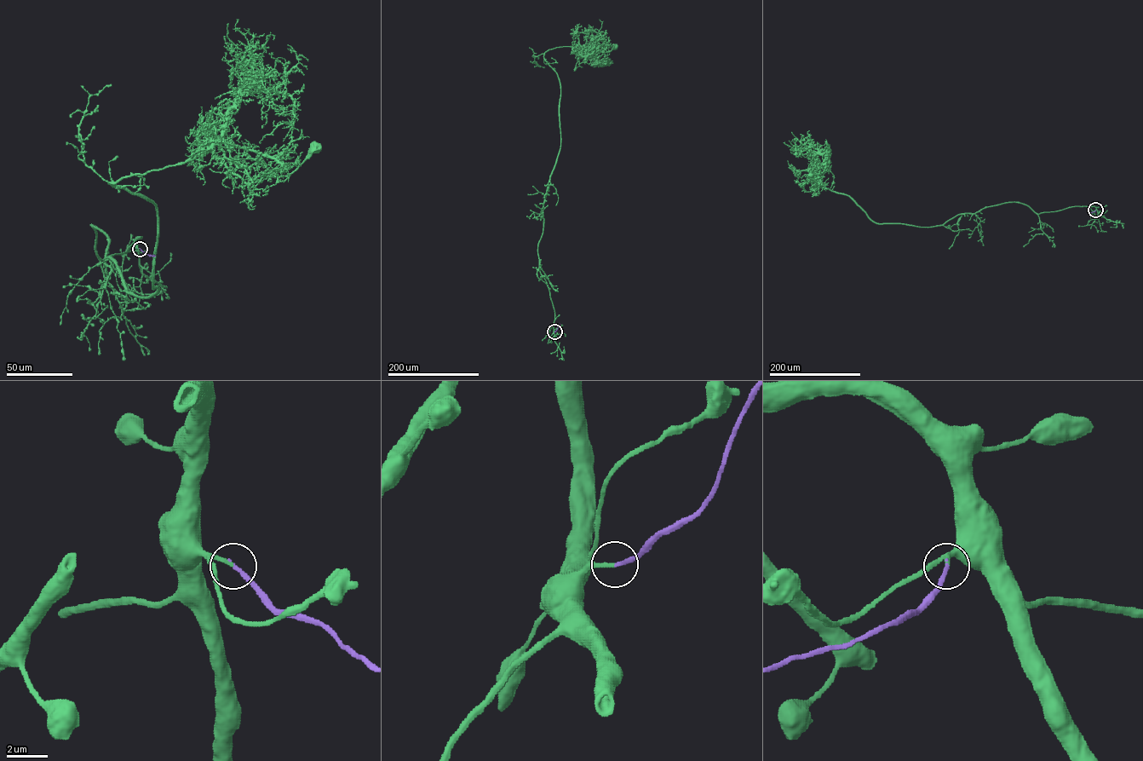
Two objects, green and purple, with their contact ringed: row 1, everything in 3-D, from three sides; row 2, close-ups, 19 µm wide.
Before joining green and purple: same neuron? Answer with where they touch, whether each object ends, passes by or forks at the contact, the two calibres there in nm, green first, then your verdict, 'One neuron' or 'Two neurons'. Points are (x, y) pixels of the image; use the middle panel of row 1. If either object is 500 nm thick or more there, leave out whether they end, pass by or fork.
Place: (554, 331). At the ring green ends. At the ring purple ends. Thickness 200 nm (green) against 200 nm. One neuron

